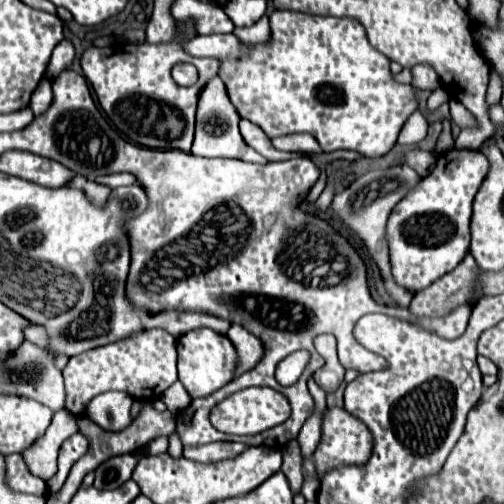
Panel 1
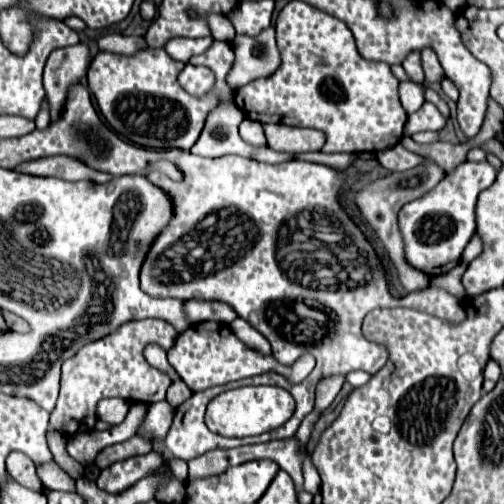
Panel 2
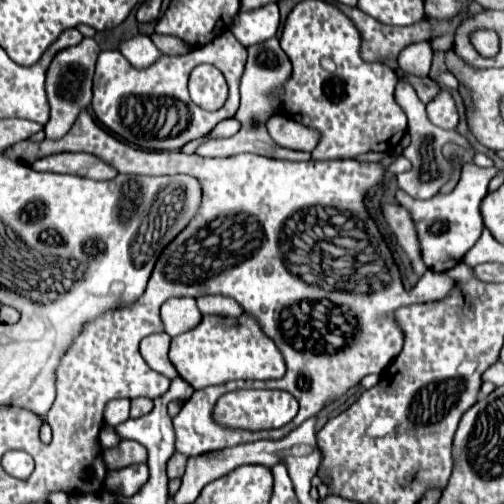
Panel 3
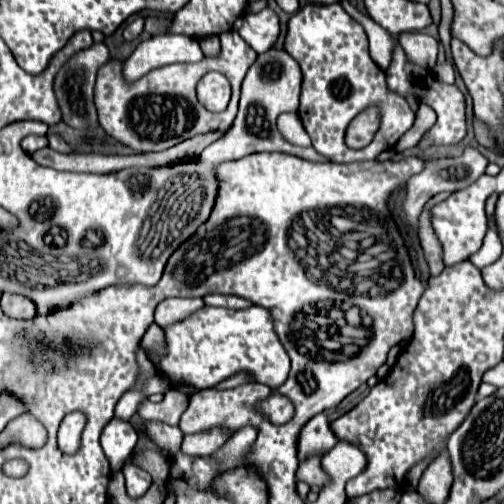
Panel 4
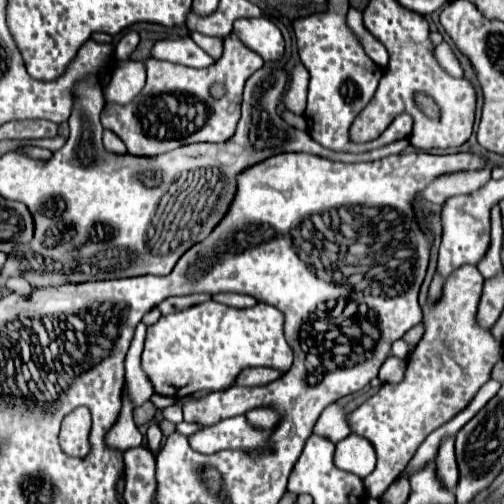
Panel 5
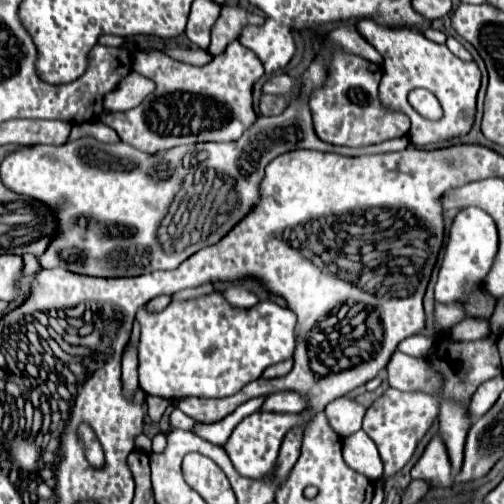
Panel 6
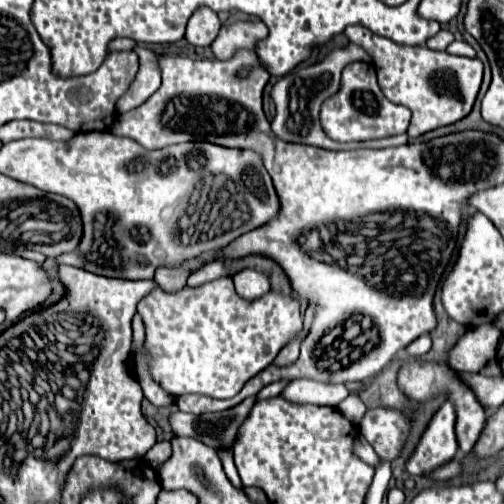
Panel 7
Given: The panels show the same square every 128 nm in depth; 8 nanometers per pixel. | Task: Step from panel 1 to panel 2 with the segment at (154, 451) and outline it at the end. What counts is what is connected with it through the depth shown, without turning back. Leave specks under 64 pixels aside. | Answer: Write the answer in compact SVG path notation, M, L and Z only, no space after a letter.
M148 452L144 456L134 456L122 462L116 462L108 468L104 468L96 480L96 484L110 492L110 494L120 494L124 490L128 490L130 486L134 486L140 478L150 476L152 472L156 472L162 466L162 456L158 456L156 452Z

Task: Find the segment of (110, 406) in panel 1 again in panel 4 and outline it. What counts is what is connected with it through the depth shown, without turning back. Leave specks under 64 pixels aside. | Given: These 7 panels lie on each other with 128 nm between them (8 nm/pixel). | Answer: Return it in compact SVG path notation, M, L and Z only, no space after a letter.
M132 388L132 390L130 390L128 394L124 394L122 400L118 402L118 406L116 406L116 410L114 410L114 416L116 416L116 418L122 418L122 420L130 420L130 416L136 414L138 404L142 404L144 398L146 398L146 396L140 394L138 388Z

